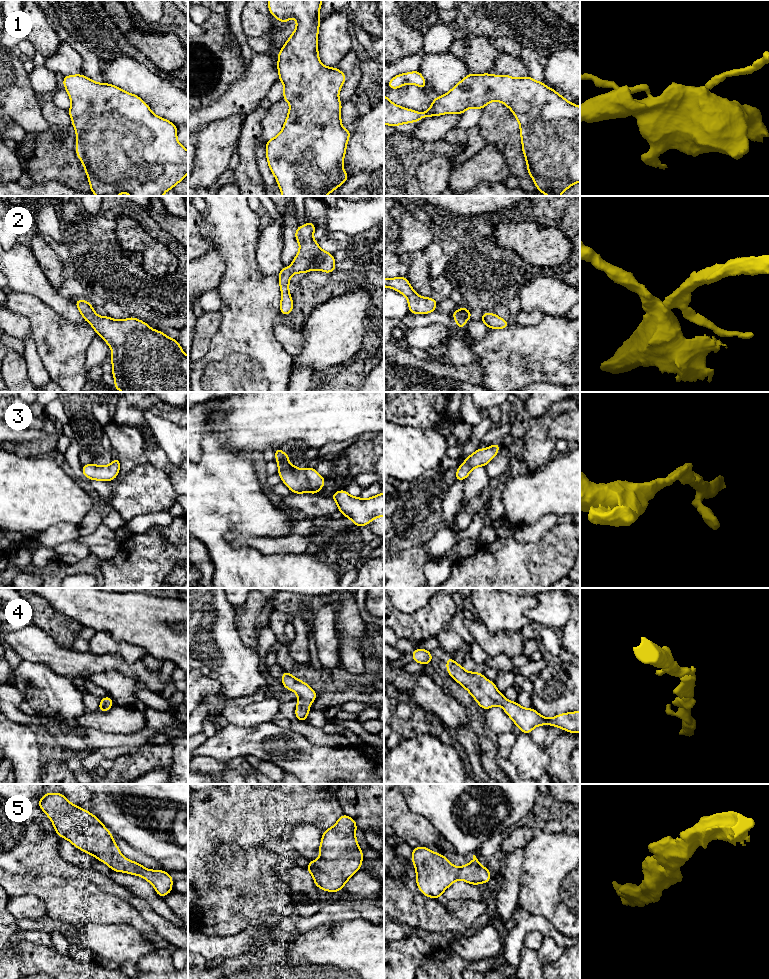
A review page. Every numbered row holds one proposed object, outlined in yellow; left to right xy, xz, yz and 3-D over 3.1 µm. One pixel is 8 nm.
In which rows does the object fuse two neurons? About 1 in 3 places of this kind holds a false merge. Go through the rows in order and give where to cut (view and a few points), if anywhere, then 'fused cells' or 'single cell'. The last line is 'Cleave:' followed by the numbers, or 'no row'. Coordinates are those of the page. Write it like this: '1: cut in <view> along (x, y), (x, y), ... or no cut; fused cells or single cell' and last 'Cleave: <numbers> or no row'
1: no cut; single cell
2: no cut; single cell
3: no cut; single cell
4: no cut; single cell
5: no cut; single cell
Cleave: no row

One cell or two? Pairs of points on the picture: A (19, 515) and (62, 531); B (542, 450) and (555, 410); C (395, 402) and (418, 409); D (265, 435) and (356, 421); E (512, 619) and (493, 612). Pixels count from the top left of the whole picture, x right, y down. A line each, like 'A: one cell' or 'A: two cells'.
A: two cells
B: one cell
C: one cell
D: one cell
E: one cell

